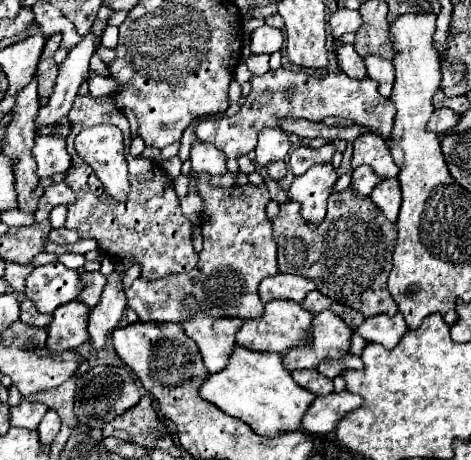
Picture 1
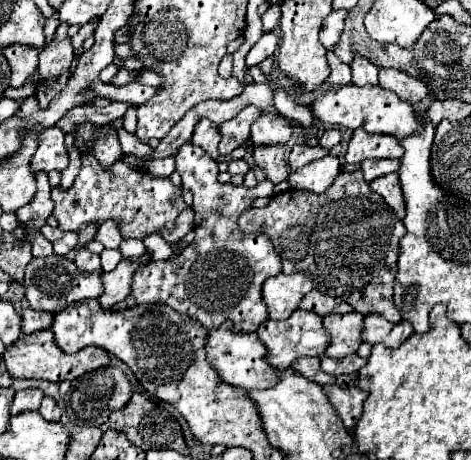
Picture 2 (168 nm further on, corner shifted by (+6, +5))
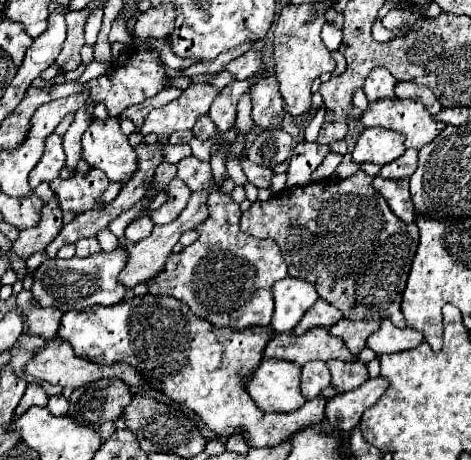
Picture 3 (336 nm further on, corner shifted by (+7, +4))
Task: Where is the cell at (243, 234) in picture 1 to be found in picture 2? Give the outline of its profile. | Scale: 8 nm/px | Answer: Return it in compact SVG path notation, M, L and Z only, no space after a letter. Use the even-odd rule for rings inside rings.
M184 143L174 159L182 187L194 193L196 237L174 261L150 261L142 267L134 275L132 295L138 303L168 303L172 309L200 321L206 329L218 329L224 321L232 321L234 331L258 331L268 319L262 285L268 277L282 273L282 263L266 235L242 233L236 221L256 197L272 197L274 183L264 179L254 189L220 183L216 179L218 163L202 147L194 147L192 143Z

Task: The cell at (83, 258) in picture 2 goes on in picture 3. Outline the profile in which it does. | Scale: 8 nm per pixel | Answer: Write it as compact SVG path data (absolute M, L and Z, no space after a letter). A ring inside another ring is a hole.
M83 238L75 246L77 246L77 254L75 254L77 258L85 258L85 256L93 256L95 252L101 252L101 246L95 238Z

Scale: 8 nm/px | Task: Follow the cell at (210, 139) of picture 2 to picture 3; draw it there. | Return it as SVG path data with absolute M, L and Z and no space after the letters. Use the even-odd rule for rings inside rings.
M245 78L245 80L235 80L221 90L221 94L217 96L217 100L209 110L209 118L215 122L217 132L225 132L233 126L239 96L249 92L251 84L253 84L253 78Z

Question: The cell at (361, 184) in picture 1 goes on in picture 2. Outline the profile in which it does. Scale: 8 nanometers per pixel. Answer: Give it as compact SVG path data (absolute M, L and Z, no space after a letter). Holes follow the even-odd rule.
M366 159L362 163L364 179L370 183L370 181L378 179L380 175L396 173L398 171L398 163L400 163L400 159Z

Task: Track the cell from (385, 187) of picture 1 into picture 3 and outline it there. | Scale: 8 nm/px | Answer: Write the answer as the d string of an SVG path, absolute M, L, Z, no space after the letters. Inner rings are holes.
M377 176L373 180L373 186L383 194L383 198L387 200L389 208L395 212L397 218L401 218L403 222L415 220L415 208L413 208L411 194L409 194L409 178L385 180Z

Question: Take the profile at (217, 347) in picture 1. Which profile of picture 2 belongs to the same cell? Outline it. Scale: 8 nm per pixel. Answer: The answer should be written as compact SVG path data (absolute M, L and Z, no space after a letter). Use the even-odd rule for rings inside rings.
M224 323L220 329L208 333L206 355L210 365L218 371L218 375L234 387L244 389L270 389L278 383L280 373L266 361L266 347L262 347L256 333L236 333L232 331L232 323Z

